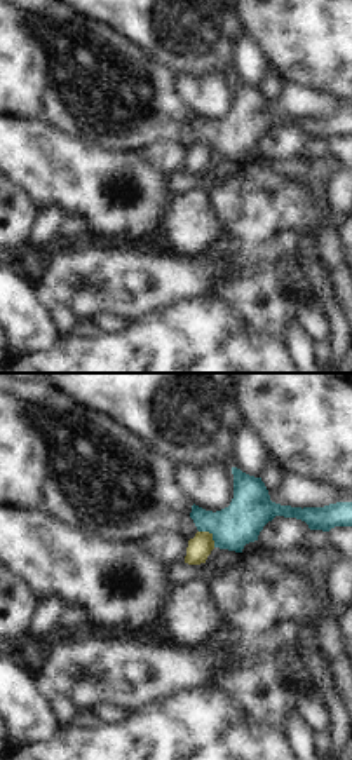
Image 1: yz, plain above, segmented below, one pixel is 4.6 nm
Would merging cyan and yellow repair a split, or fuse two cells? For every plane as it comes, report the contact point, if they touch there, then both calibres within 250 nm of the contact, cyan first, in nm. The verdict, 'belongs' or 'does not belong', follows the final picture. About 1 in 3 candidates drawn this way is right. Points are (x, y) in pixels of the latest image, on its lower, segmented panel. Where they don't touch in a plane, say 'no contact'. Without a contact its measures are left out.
(213, 536) | 200/110 nm

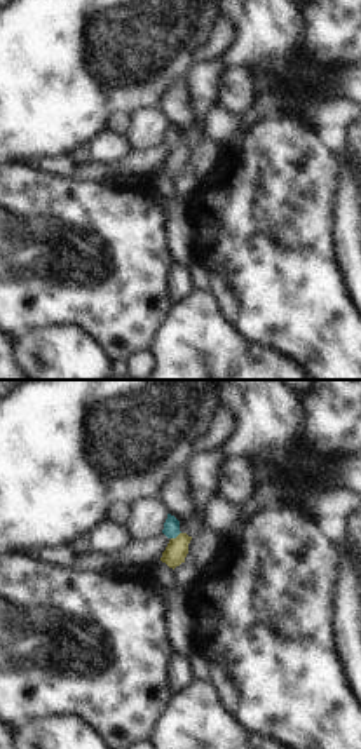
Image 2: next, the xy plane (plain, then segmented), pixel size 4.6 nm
(175, 537) | 80/100 nm

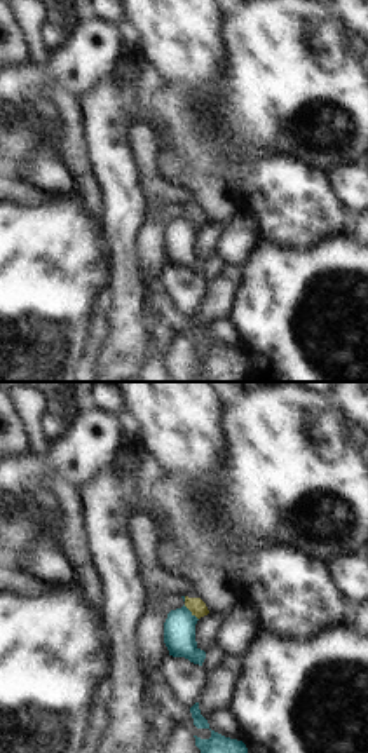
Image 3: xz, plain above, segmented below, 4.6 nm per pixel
(190, 612) | 140/80 nm

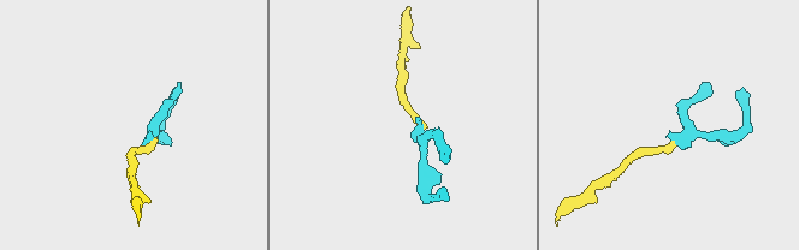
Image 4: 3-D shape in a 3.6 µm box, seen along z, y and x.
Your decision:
does not belong

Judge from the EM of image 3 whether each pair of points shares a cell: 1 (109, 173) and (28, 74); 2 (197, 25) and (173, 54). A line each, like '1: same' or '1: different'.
1: different
2: same

